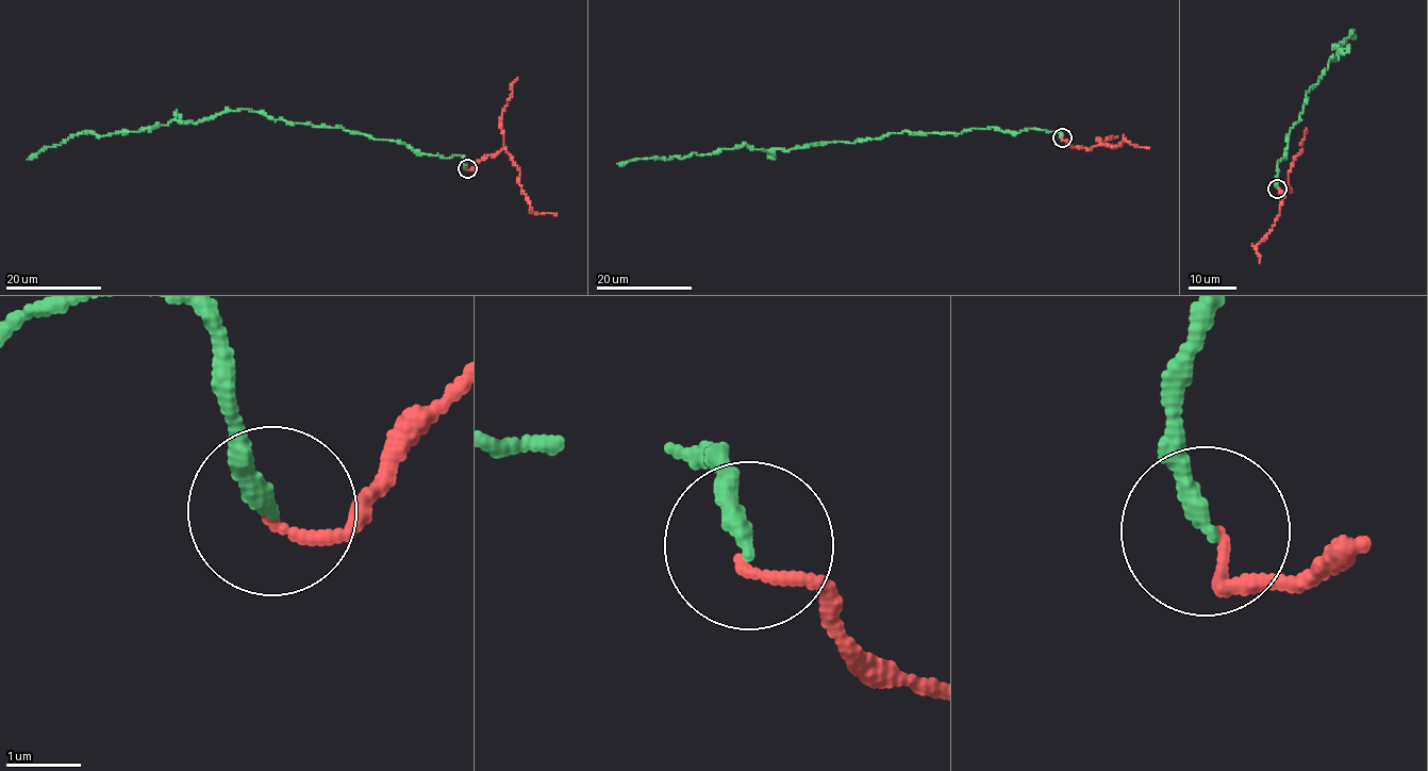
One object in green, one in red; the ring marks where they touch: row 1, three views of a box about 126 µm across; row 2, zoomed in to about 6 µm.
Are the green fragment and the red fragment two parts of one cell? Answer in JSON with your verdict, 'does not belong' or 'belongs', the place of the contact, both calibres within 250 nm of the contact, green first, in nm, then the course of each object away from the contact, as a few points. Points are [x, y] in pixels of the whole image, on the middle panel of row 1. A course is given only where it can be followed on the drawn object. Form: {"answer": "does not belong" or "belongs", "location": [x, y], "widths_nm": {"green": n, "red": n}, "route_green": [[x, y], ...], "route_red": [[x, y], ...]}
{"answer": "belongs", "location": [1062, 137], "widths_nm": {"green": 240, "red": 120}, "route_green": [[1062, 138], [1061, 132], [1030, 128], [907, 131], [789, 150], [720, 148], [706, 154], [617, 164]], "route_red": [[1061, 138], [1076, 147], [1090, 149], [1096, 145], [1112, 148], [1126, 140], [1149, 149]]}

